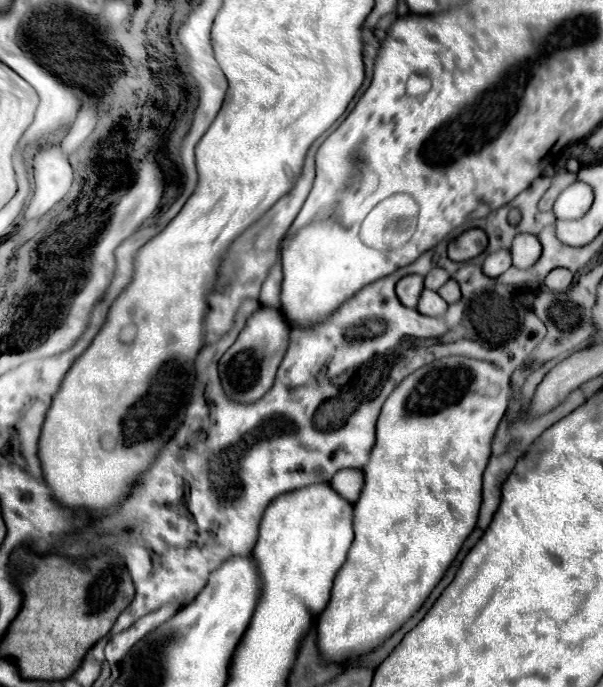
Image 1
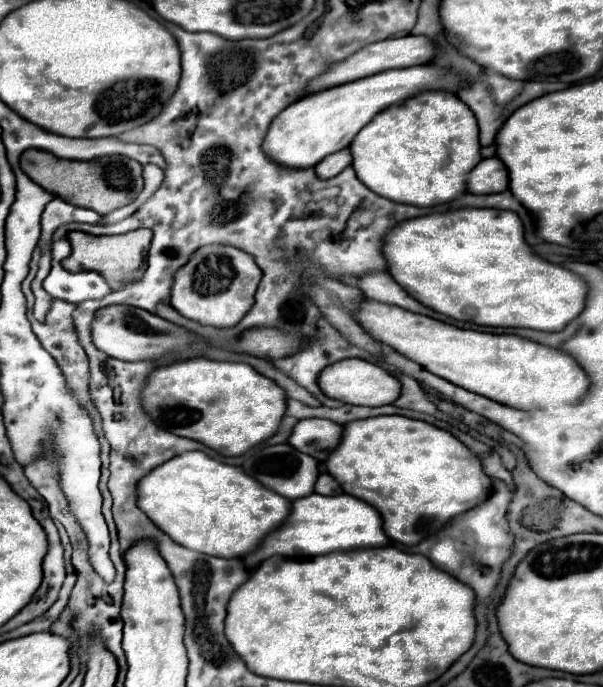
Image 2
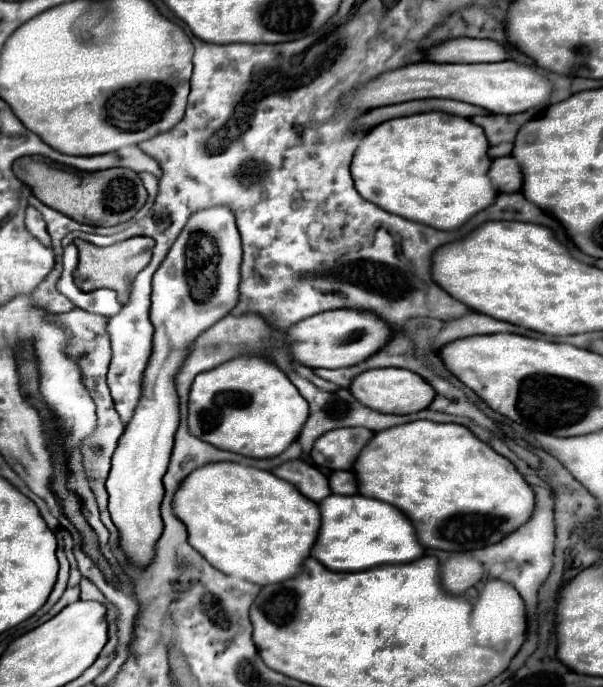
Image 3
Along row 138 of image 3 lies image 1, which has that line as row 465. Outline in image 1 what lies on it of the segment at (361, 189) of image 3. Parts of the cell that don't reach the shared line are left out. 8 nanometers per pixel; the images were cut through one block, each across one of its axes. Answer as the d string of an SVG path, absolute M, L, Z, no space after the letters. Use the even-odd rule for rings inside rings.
M446 356L446 358L434 360L434 362L418 368L416 372L408 374L392 390L392 394L386 398L386 402L382 406L382 412L380 412L380 418L378 418L378 424L376 424L376 442L374 442L374 446L370 450L368 462L362 466L364 488L362 488L360 498L354 504L354 520L352 520L354 542L350 546L350 552L348 552L348 558L346 558L344 566L336 574L328 606L318 616L318 626L316 626L316 630L318 630L318 648L320 648L320 654L326 660L336 662L338 666L344 666L344 664L348 664L352 660L358 660L358 658L366 656L368 652L372 652L378 644L382 644L392 632L396 632L422 606L422 602L428 598L428 594L440 582L440 578L444 576L446 568L456 558L456 554L462 548L464 540L470 536L470 532L476 526L478 510L480 510L480 504L482 504L482 472L484 472L484 468L488 464L488 458L490 458L490 444L492 444L494 432L496 432L502 416L510 408L510 402L512 402L510 378L496 364L486 362L486 360L468 358L468 356Z

